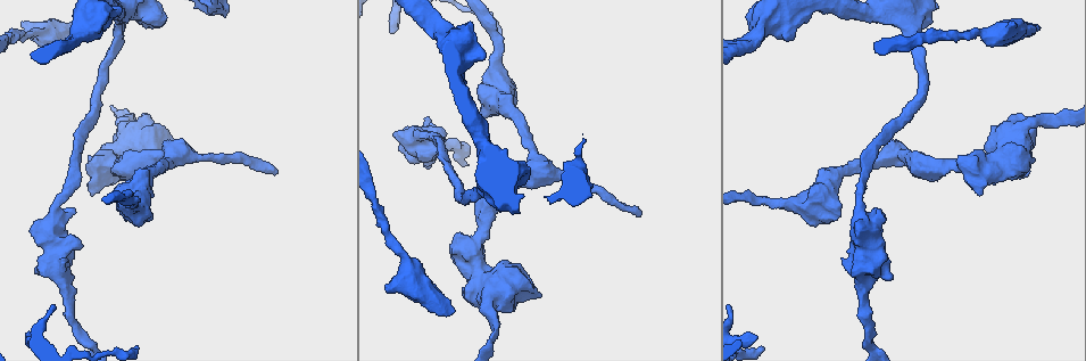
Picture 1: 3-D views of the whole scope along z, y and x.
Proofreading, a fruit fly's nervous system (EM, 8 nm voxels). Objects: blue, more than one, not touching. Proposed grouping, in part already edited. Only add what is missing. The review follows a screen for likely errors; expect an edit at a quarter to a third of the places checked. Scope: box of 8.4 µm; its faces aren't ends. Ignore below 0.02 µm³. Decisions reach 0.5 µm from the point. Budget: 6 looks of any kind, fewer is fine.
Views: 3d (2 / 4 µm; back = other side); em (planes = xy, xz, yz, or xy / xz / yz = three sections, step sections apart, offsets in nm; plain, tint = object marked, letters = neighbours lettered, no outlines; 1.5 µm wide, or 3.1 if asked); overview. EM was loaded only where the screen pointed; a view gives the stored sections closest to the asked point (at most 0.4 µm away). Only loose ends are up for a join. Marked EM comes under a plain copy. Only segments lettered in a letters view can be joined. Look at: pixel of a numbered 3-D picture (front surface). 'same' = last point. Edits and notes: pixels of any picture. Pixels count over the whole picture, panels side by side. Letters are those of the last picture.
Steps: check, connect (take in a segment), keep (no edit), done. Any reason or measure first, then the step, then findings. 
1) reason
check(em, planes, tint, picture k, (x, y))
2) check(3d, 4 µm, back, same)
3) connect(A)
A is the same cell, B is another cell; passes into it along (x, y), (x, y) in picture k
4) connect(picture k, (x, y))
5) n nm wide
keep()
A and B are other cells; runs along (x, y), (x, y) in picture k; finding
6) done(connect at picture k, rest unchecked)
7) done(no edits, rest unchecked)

check(3d, 4 µm, picture 1, (29, 336))

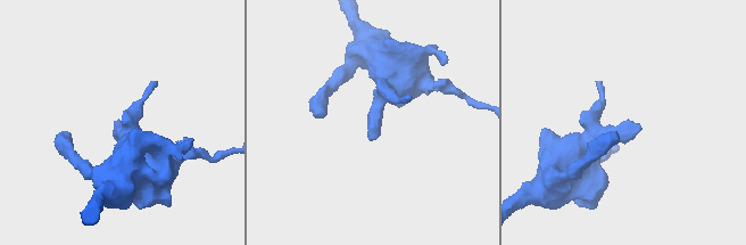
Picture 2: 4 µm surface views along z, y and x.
now the EM
check(em, planes, letters, picture 2, (640, 126))

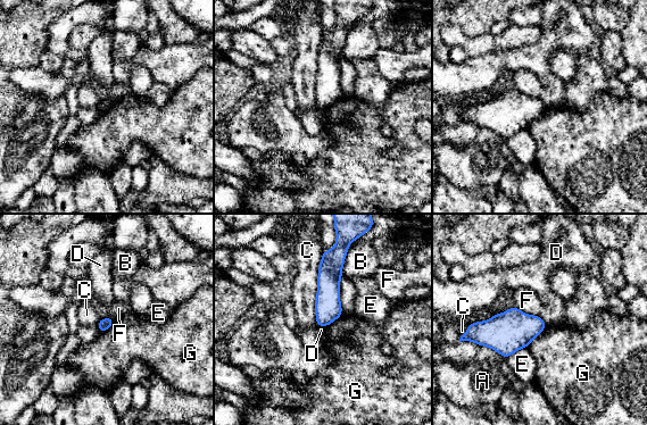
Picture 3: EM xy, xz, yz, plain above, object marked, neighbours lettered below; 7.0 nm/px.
keep()
A, B, C, D, E, F and G are other cells; no lettered segment goes on from it

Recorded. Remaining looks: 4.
check(3d, 2 µm, picture 1, (637, 215))

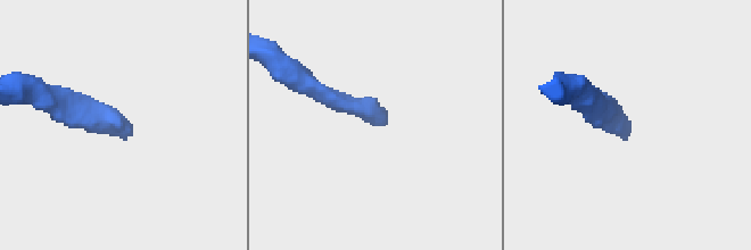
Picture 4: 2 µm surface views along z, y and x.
check(em, planes, letters, picture 4, (386, 122))

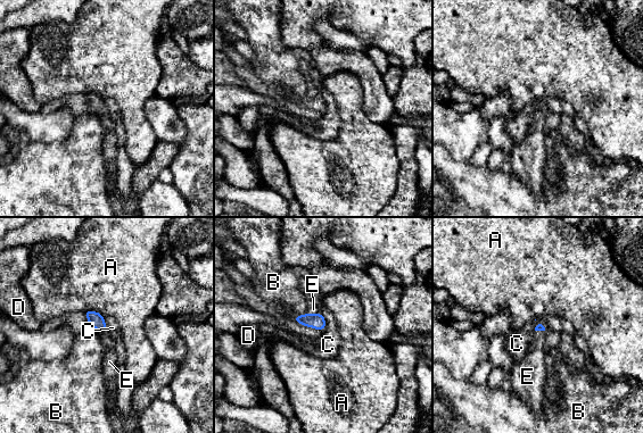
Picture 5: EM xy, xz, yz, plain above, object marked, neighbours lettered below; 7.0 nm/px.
connect(E)
E is the same cell, A, B, C and D are other cells; passes into it along (316, 321), (315, 314), (313, 309) in picture 5; the neuron continues

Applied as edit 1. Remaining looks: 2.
check(em, planes, letters, picture 1, (454, 309))

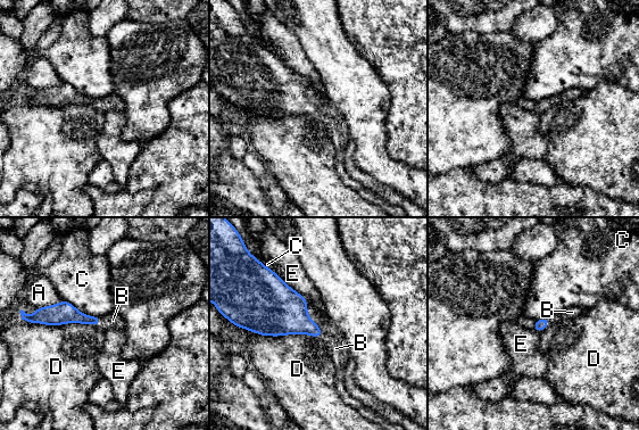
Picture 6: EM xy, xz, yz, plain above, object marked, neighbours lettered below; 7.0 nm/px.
connect(B)
B is the same cell, A, C, D and E are other cells; passes into it along (65, 312), (99, 321), (113, 320) in picture 6; it goes on there

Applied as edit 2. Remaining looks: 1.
done(connect at picture 5, connect at picture 6, rest unchecked)

